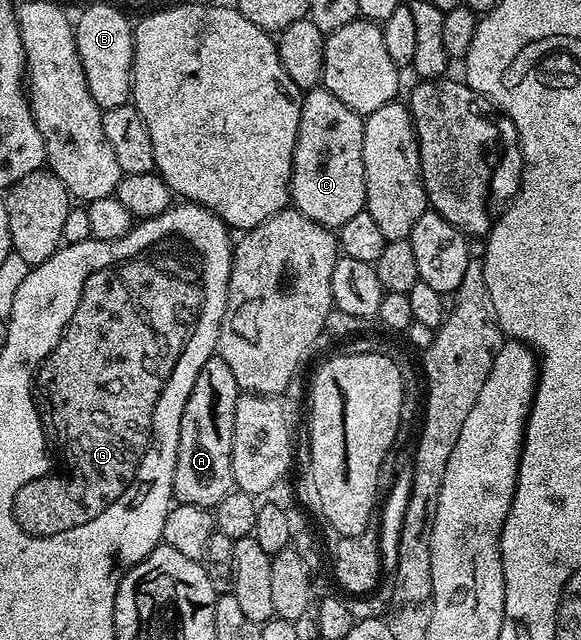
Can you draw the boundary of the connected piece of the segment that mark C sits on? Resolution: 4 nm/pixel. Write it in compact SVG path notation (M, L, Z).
M318 86L308 89L301 100L301 117L293 151L293 173L289 179L291 204L296 211L336 230L365 207L363 130L365 121L335 94Z

